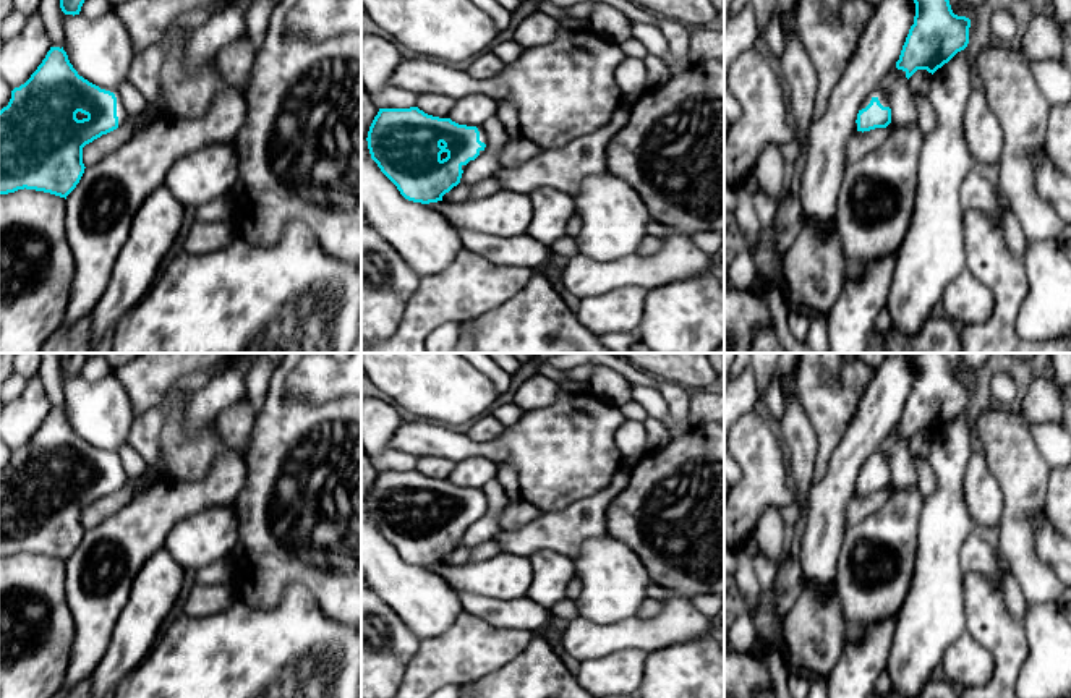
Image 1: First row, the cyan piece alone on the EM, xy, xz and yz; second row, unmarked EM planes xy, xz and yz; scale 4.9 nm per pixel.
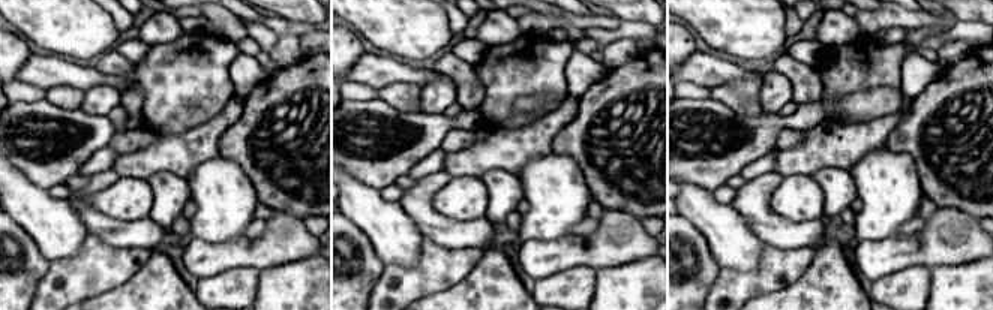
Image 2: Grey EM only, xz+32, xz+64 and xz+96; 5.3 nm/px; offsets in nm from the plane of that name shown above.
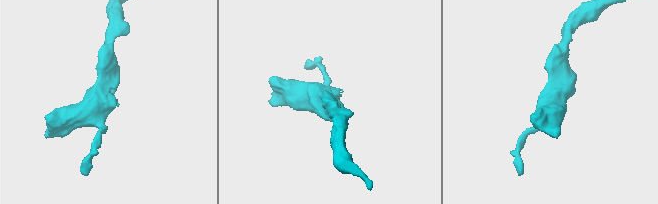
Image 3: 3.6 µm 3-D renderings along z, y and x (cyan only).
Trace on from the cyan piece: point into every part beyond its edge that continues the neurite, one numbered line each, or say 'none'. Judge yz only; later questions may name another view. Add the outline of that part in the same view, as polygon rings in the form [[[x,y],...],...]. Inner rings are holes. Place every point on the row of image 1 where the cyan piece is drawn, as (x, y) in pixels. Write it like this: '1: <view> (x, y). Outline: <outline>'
1: yz (883, 99). Outline: [[[873,89],[873,91],[864,99],[864,102],[862,102],[862,105],[860,105],[860,110],[865,109],[873,97],[877,97],[883,107],[890,107],[888,96],[886,96],[883,91],[880,91],[880,89]]]

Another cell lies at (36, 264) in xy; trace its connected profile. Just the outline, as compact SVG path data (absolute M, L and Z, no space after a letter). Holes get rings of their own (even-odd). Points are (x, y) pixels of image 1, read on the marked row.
M26 188L0 194L0 353L41 353L63 322L73 279L66 199Z

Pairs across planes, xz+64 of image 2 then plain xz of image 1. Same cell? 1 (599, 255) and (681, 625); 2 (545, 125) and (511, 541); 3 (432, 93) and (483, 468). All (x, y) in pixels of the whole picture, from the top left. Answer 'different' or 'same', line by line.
1: same
2: same
3: same

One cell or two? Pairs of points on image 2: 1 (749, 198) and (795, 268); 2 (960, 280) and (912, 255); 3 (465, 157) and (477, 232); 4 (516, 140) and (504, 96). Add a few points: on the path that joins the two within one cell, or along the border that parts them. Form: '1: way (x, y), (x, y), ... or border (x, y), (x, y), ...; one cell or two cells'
1: border (764, 244), (785, 250), (812, 249); two cells
2: border (971, 262), (942, 264), (932, 270); two cells
3: border (443, 169), (452, 175); two cells
4: border (545, 114), (512, 129), (483, 123); two cells

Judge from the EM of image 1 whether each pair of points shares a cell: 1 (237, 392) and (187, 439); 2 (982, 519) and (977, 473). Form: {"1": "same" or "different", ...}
{"1": "different", "2": "same"}

